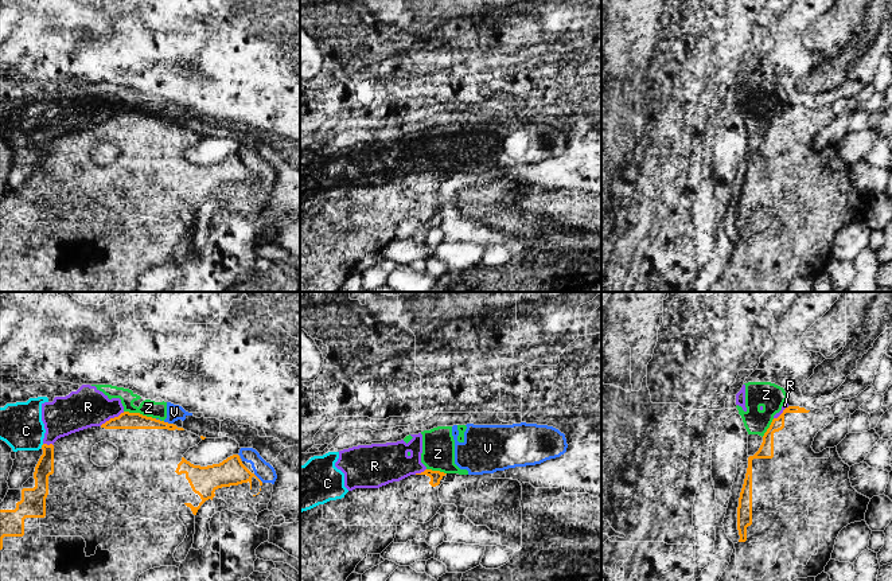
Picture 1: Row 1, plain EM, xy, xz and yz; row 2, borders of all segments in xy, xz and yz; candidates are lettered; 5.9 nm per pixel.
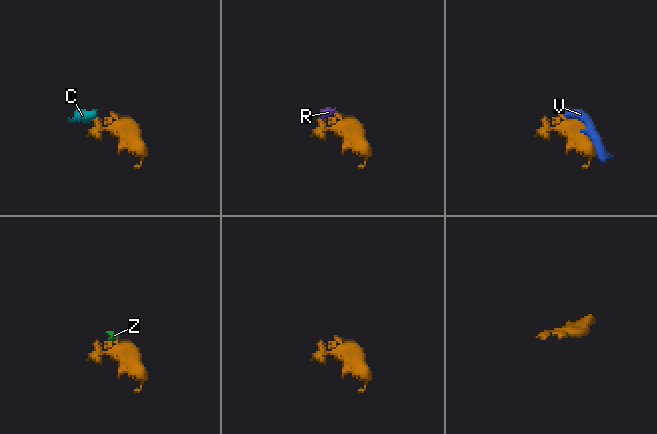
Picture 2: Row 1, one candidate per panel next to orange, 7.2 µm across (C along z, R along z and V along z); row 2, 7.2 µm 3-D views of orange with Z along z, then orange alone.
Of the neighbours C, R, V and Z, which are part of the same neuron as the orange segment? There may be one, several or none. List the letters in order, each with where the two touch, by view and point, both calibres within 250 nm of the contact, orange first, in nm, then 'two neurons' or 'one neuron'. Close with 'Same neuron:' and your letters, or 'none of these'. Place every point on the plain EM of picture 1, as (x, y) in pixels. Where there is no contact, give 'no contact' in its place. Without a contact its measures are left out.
C: meets orange in xy at (42, 144); 110 nm thick on the orange side, 260 nm on the other; two neurons
R: meets orange in xy at (112, 117); 100 nm thick on the orange side, 240 nm on the other; two neurons
V: meets orange in xy at (167, 121); 100 nm thick on the orange side, 100 nm on the other; two neurons
Z: meets orange in xy at (139, 112); 100 nm thick on the orange side, 100 nm on the other; two neurons
Same neuron: none of these

